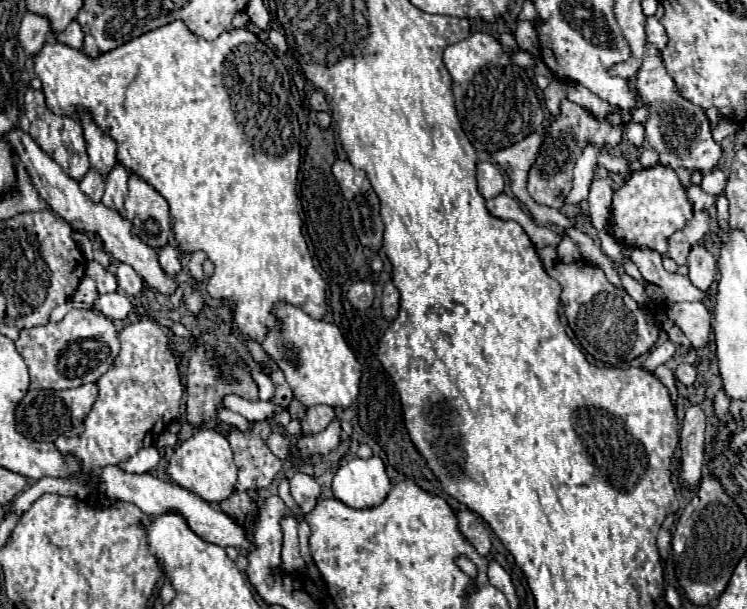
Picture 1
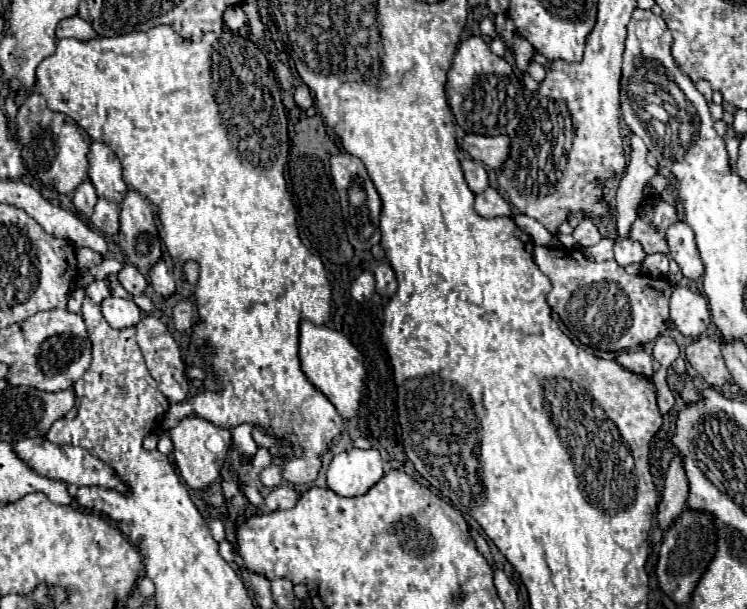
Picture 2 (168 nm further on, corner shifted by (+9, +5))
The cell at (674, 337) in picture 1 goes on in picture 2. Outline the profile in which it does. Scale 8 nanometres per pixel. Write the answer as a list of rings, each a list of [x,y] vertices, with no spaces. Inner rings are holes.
[[[700,338],[692,342],[685,350],[688,362],[692,368],[704,376],[704,380],[712,386],[723,386],[731,380],[728,368],[725,364],[718,340],[714,338]]]

